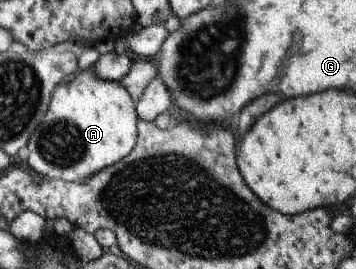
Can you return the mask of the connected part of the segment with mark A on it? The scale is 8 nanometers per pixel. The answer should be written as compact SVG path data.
M93 65L86 70L77 70L74 79L56 86L49 102L49 110L45 114L46 122L41 122L42 126L38 125L27 146L30 150L28 165L48 179L81 183L107 166L120 162L137 146L136 100L129 94L124 83L98 78L98 74L92 68Z

